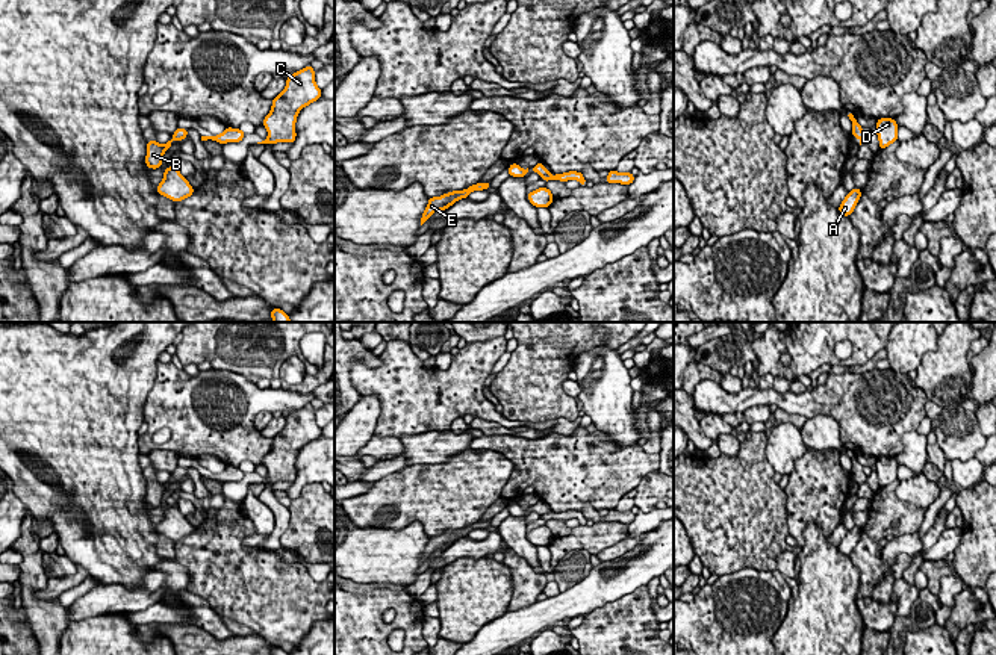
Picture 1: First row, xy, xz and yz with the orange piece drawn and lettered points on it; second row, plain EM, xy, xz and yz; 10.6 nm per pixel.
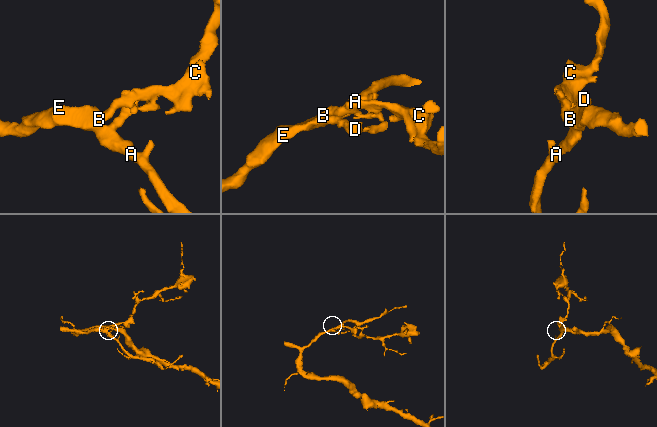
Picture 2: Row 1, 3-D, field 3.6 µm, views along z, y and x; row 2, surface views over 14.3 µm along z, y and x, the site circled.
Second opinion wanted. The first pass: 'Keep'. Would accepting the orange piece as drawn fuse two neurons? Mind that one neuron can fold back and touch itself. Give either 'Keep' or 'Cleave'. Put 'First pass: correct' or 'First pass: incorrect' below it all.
Cleave
First pass: incorrect

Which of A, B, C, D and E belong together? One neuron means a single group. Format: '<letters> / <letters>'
A B D E / C

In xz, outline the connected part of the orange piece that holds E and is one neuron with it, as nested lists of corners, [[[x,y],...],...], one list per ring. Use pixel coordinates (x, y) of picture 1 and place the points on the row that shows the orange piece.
[[[490,182],[484,183],[477,183],[469,186],[468,189],[463,191],[453,191],[448,194],[444,194],[442,197],[433,197],[428,198],[428,204],[421,216],[421,225],[427,222],[427,219],[436,212],[436,210],[447,210],[450,206],[453,206],[456,201],[462,198],[468,198],[468,195],[474,191],[484,191],[490,188]]]

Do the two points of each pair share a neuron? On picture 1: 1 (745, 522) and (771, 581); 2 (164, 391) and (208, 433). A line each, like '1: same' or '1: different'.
1: different
2: same

